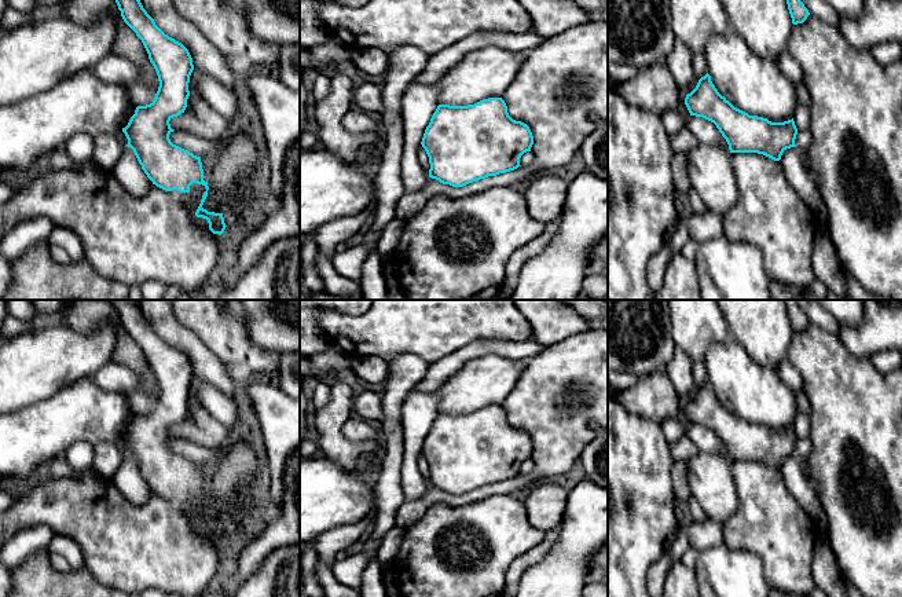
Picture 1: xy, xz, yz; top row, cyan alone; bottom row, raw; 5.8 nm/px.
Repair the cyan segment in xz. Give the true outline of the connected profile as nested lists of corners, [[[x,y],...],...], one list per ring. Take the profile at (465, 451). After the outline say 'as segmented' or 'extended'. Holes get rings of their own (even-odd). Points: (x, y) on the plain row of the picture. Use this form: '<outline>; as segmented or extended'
[[[502,406],[483,407],[474,413],[439,413],[422,450],[429,465],[429,486],[452,495],[517,477],[524,461],[531,459],[534,444],[529,435],[513,428]]]; as segmented

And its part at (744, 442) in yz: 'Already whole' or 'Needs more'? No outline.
Already whole

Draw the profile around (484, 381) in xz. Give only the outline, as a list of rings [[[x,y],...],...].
[[[496,354],[469,360],[434,391],[439,413],[468,414],[502,406],[524,373],[525,363]]]

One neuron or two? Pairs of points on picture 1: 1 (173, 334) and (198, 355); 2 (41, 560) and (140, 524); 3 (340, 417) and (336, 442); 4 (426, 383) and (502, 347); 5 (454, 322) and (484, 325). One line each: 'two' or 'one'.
1: one
2: two
3: one
4: one
5: one

